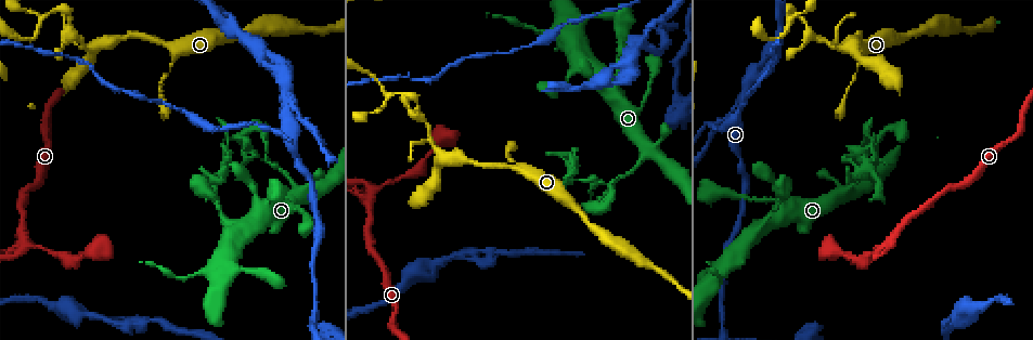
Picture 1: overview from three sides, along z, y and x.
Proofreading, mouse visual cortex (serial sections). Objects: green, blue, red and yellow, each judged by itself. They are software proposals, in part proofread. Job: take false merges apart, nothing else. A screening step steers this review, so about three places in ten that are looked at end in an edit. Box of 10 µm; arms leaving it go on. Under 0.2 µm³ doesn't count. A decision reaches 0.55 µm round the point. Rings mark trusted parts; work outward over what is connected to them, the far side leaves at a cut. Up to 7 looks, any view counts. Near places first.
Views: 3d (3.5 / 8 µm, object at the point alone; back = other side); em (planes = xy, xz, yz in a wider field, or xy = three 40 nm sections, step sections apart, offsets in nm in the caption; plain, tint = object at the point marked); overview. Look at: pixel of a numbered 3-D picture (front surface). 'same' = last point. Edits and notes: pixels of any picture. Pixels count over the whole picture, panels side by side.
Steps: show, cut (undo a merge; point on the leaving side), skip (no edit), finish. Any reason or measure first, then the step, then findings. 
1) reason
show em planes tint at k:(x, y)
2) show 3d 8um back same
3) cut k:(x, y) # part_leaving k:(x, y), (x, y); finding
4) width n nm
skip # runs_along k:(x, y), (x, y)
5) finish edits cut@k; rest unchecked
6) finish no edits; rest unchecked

show 3d 3.5um back at 1:(284, 173)

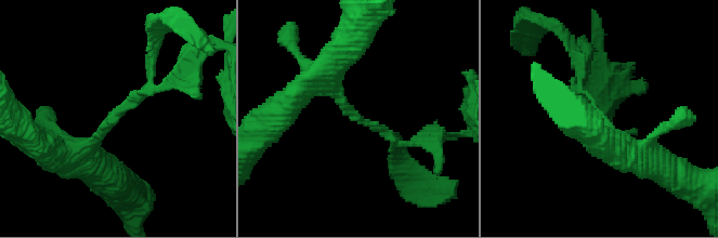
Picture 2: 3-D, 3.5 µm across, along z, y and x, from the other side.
arm_widths 100, 350 nm
show em planes plain at 2:(602, 116)

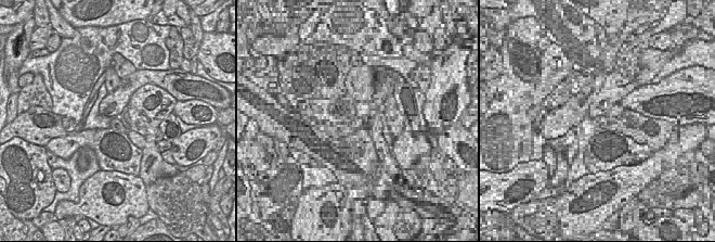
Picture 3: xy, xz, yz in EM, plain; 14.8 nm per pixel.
with the object marked
show em planes tint same

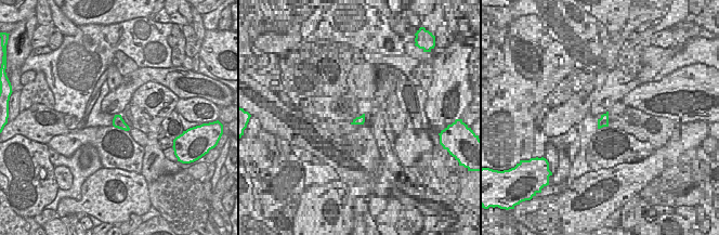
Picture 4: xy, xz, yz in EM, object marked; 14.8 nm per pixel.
cut 2:(125, 107) # part_leaving 2:(102, 131), (129, 101), (182, 84); two cells meet here

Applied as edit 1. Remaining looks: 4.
show overview

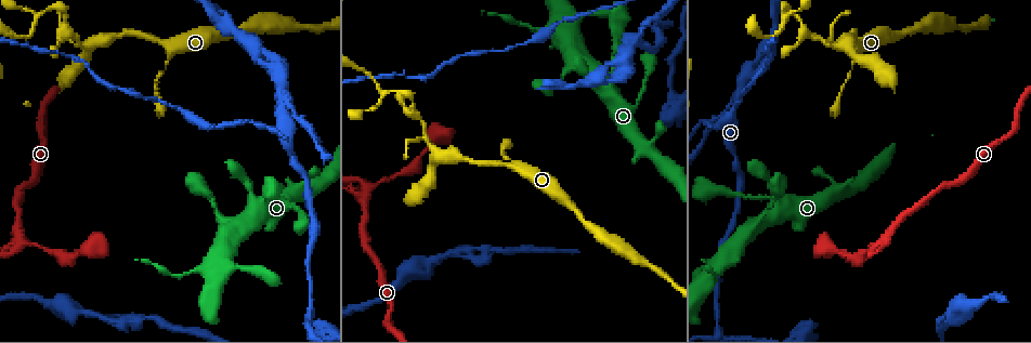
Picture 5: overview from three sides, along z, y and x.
show 3d 3.5um back at 5:(737, 93)

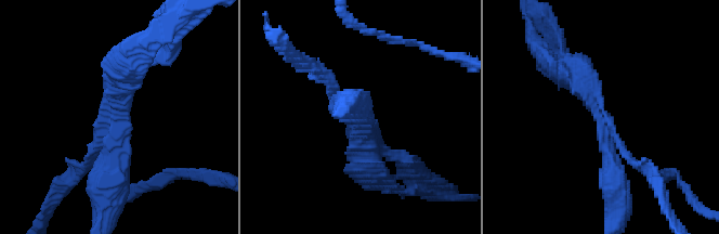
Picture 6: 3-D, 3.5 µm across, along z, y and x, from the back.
arm_widths 350, 400 nm; now the EM
show em xy step 3 tint at 6:(112, 117)

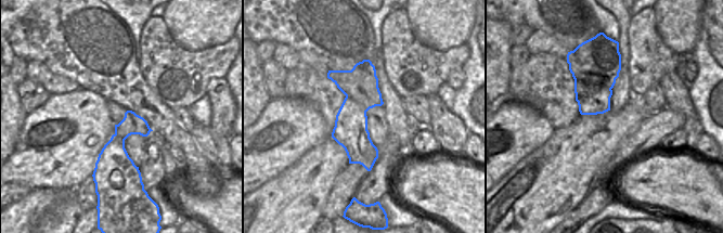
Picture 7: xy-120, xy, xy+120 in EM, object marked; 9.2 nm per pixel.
another direction
show em xy step 1 tint same

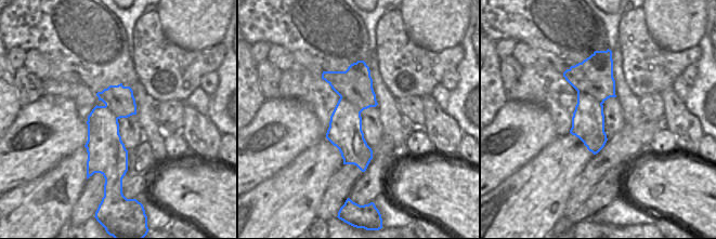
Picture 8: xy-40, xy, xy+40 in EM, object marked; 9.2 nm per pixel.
cut 6:(329, 85) # part_leaving 6:(591, 95), (545, 25); two cells meet here

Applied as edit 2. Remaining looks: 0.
finish edits cut@2, cut@6; rest unchecked

